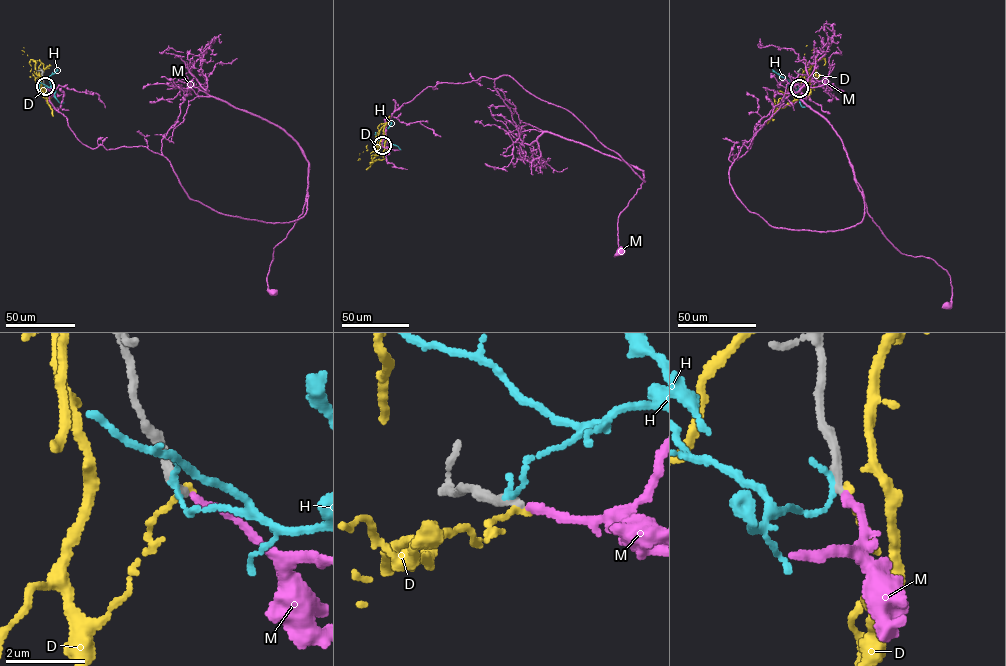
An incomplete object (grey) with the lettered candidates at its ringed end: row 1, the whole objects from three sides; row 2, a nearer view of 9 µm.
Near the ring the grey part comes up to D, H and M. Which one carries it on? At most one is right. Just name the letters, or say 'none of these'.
M

